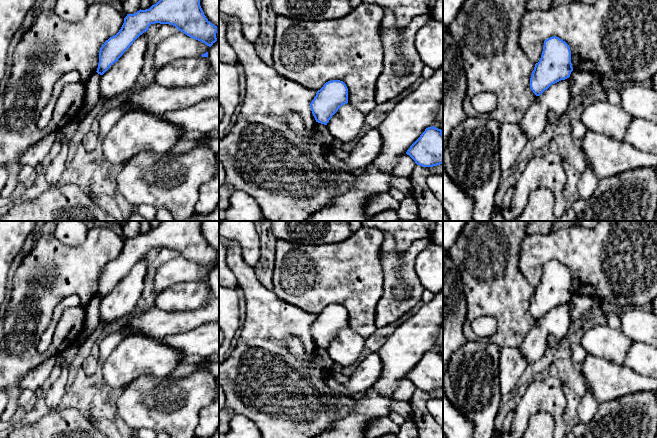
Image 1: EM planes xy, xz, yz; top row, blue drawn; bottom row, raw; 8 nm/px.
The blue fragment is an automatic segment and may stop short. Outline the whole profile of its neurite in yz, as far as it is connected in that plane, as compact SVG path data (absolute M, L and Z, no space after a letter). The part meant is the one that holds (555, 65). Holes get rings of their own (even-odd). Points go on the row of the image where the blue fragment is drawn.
M550 37L544 41L541 58L530 78L530 88L540 96L552 84L569 78L572 71L569 45L559 37Z

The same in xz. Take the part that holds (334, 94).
M332 80L317 91L310 103L316 122L327 125L338 109L348 103L348 88L343 81Z

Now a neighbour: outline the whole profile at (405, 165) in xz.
M404 154L399 158L395 168L392 170L392 175L409 178L416 165L409 155Z

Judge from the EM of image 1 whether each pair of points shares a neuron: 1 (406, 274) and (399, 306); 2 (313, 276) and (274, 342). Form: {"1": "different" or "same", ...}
{"1": "same", "2": "different"}

